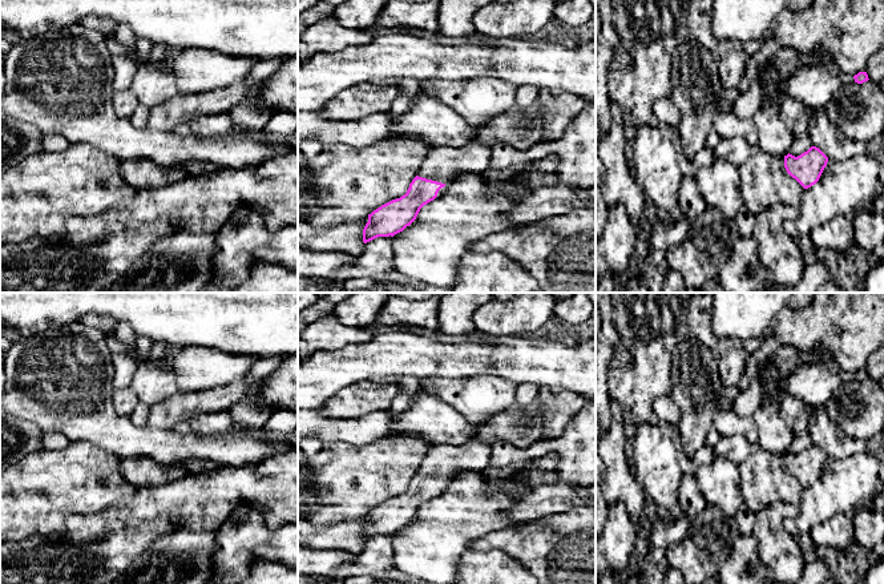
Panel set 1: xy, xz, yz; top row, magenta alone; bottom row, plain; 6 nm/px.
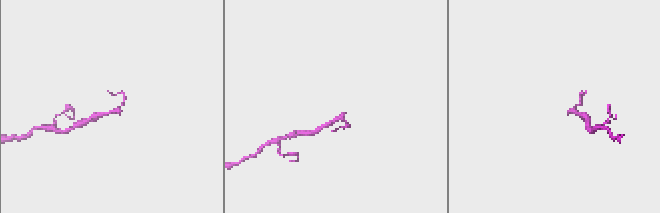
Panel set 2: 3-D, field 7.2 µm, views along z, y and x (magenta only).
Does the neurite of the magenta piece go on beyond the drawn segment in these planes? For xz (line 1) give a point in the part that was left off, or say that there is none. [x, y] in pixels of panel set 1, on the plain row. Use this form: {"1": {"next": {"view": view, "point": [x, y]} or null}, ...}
{"1": {"next": {"view": "xz", "point": [442, 462]}}}

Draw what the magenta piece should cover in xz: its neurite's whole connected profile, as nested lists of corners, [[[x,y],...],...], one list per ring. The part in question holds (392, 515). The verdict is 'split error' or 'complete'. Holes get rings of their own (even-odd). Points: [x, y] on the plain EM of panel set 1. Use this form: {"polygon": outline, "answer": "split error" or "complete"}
{"polygon": [[[469,439],[461,446],[429,447],[407,491],[368,512],[363,540],[367,541],[378,535],[393,535],[403,529],[416,517],[420,507],[433,499],[439,488],[456,472],[489,472],[491,455],[491,444],[477,439]]], "answer": "split error"}

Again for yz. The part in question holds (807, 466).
{"polygon": [[[811,444],[798,455],[790,451],[784,454],[784,466],[787,471],[804,487],[811,486],[819,479],[827,460],[828,455],[816,444]]], "answer": "complete"}

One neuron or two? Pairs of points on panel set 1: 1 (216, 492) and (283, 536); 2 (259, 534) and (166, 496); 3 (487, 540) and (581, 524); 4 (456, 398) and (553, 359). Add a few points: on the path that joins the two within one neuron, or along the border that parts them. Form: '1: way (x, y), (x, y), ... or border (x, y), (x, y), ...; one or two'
1: border (283, 523), (274, 532); two
2: border (254, 504), (243, 504), (218, 528); two
3: way (511, 540), (557, 539); one
4: border (473, 377), (501, 377), (517, 385); two

